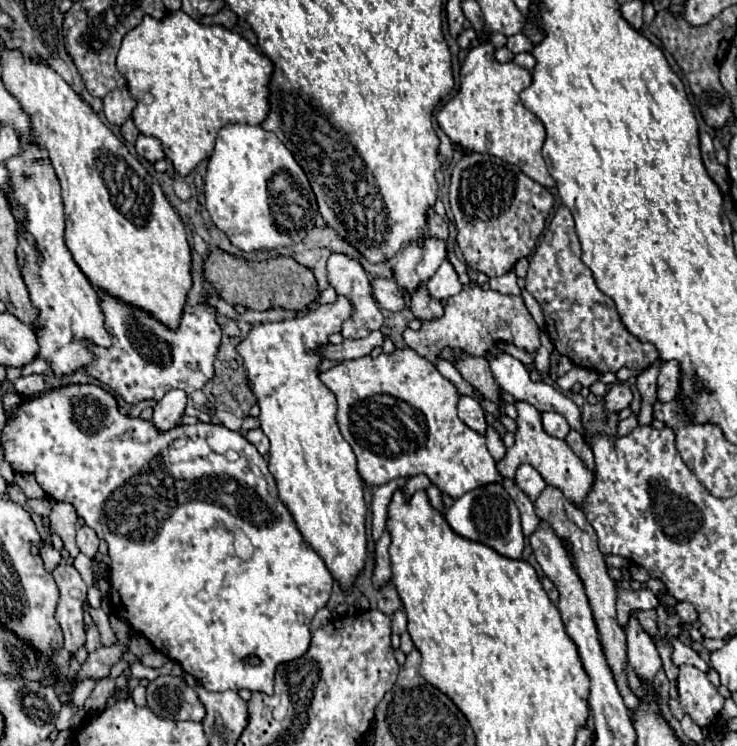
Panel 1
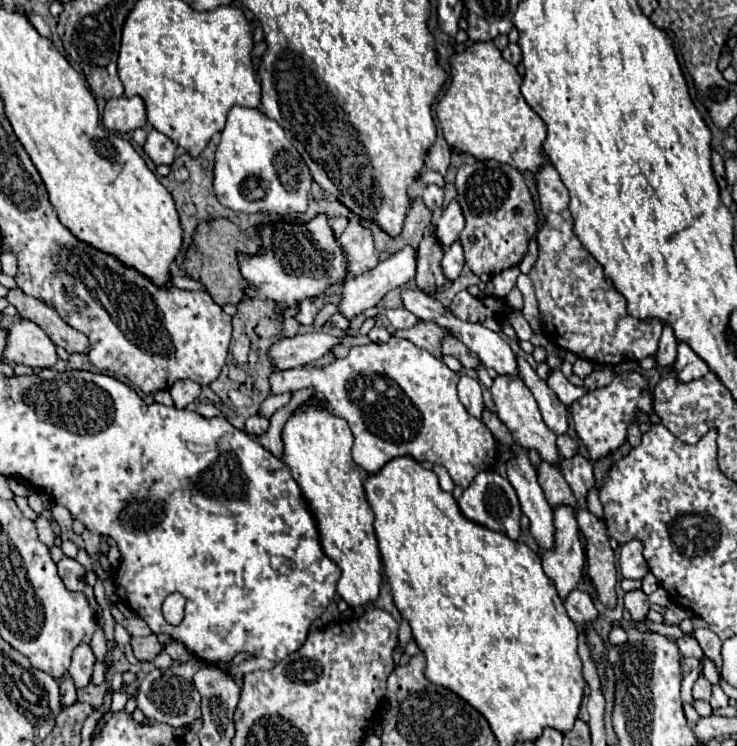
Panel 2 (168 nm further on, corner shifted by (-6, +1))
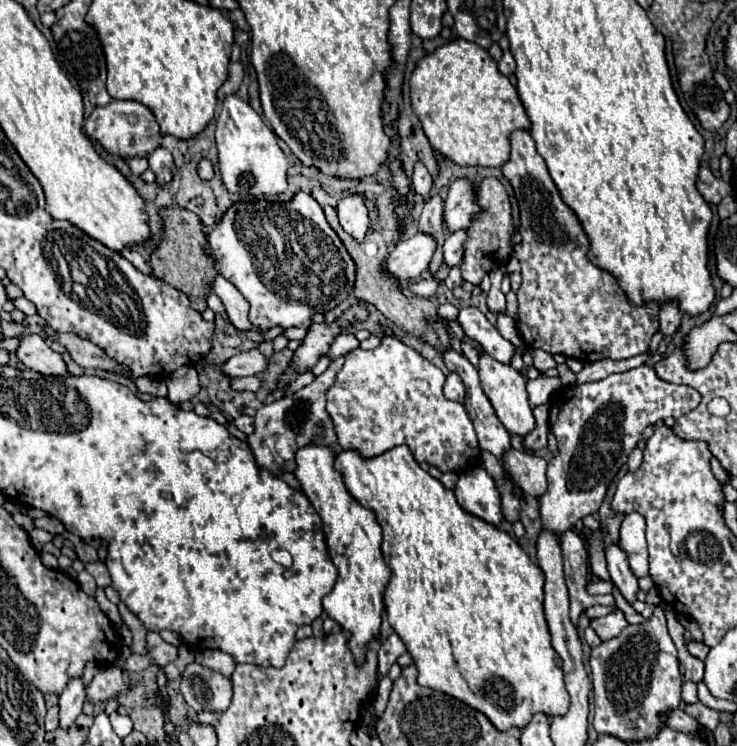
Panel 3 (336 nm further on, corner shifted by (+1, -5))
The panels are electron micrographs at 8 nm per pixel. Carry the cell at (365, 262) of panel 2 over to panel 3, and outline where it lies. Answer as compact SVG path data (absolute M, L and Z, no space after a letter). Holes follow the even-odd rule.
M352 195L352 197L346 197L338 203L336 207L338 211L338 219L340 219L340 225L342 229L352 235L354 241L362 243L368 229L370 229L370 219L368 219L368 209L364 207L362 199Z

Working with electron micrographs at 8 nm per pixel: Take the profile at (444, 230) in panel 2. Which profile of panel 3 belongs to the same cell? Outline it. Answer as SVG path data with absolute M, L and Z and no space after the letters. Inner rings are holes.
M456 179L450 185L444 201L444 223L450 233L468 227L468 221L476 213L476 201L472 201L472 185L466 179Z

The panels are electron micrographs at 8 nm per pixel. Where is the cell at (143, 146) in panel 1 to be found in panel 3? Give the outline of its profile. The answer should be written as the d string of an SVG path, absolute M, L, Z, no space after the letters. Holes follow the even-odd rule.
M156 147L150 155L148 155L148 163L150 163L150 169L156 173L156 181L162 185L162 183L168 183L174 175L174 161L172 161L172 153L166 149L166 147Z

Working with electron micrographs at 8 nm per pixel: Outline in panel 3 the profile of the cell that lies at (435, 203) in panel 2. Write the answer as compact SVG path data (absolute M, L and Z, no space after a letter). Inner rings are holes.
M416 163L414 167L414 175L412 175L412 185L414 185L414 191L418 195L422 195L424 199L430 197L430 189L432 189L432 177L430 173L426 171L426 167L422 163Z

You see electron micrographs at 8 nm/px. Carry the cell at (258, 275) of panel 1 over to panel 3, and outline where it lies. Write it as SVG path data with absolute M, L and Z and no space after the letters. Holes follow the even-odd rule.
M162 209L164 217L164 239L160 247L152 253L152 267L154 275L160 279L166 279L172 287L186 293L192 301L192 307L196 311L206 311L206 297L212 291L214 279L216 279L216 267L212 259L212 249L208 245L208 235L204 231L204 225L200 217L188 209Z

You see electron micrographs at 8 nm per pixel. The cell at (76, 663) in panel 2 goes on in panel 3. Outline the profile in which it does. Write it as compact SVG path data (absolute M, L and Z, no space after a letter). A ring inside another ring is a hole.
M80 677L70 679L66 689L60 693L60 727L68 729L72 721L82 713L82 705L86 699L86 687Z

